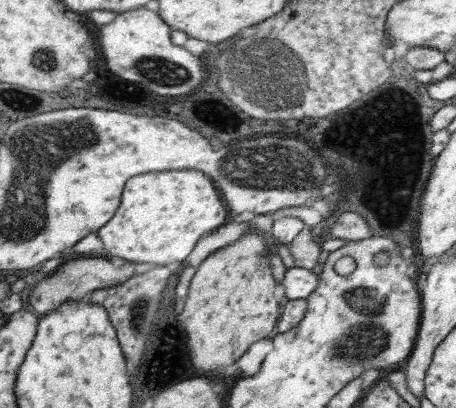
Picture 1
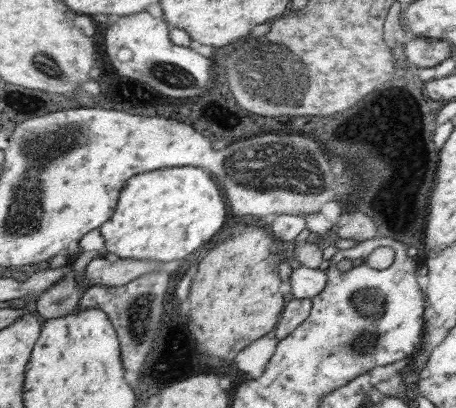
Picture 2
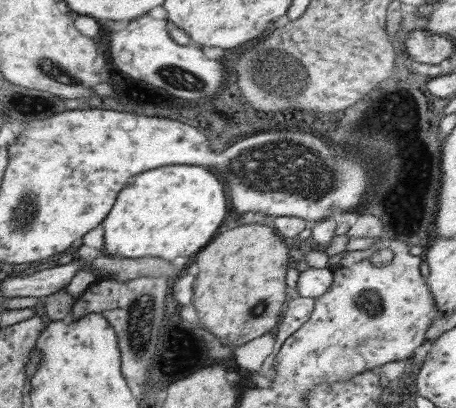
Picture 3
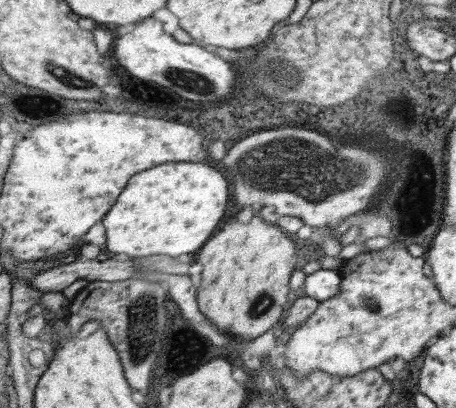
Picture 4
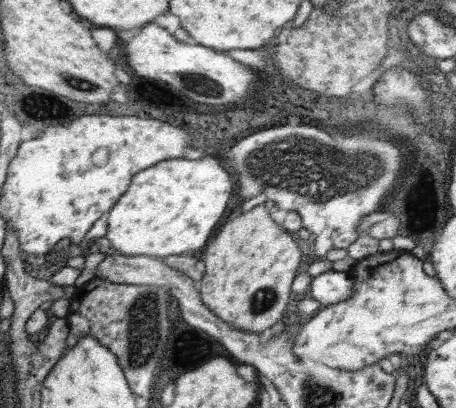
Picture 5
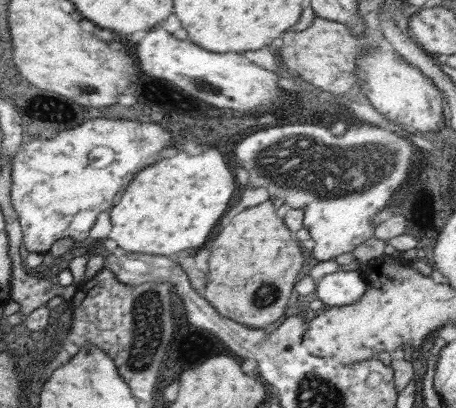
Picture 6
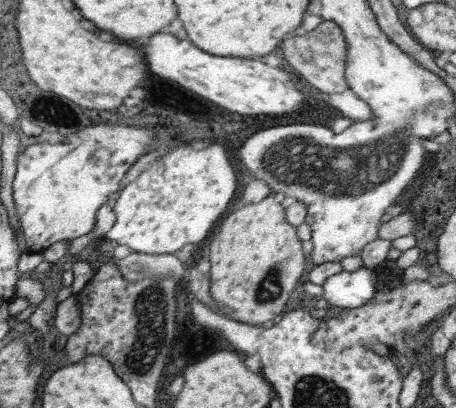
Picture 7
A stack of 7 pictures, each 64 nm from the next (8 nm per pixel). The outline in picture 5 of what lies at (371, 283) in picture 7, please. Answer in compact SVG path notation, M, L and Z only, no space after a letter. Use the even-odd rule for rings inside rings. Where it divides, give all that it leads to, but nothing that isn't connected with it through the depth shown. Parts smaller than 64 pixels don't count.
M323 272L309 282L309 296L323 306L349 300L353 294L353 278L347 272Z

